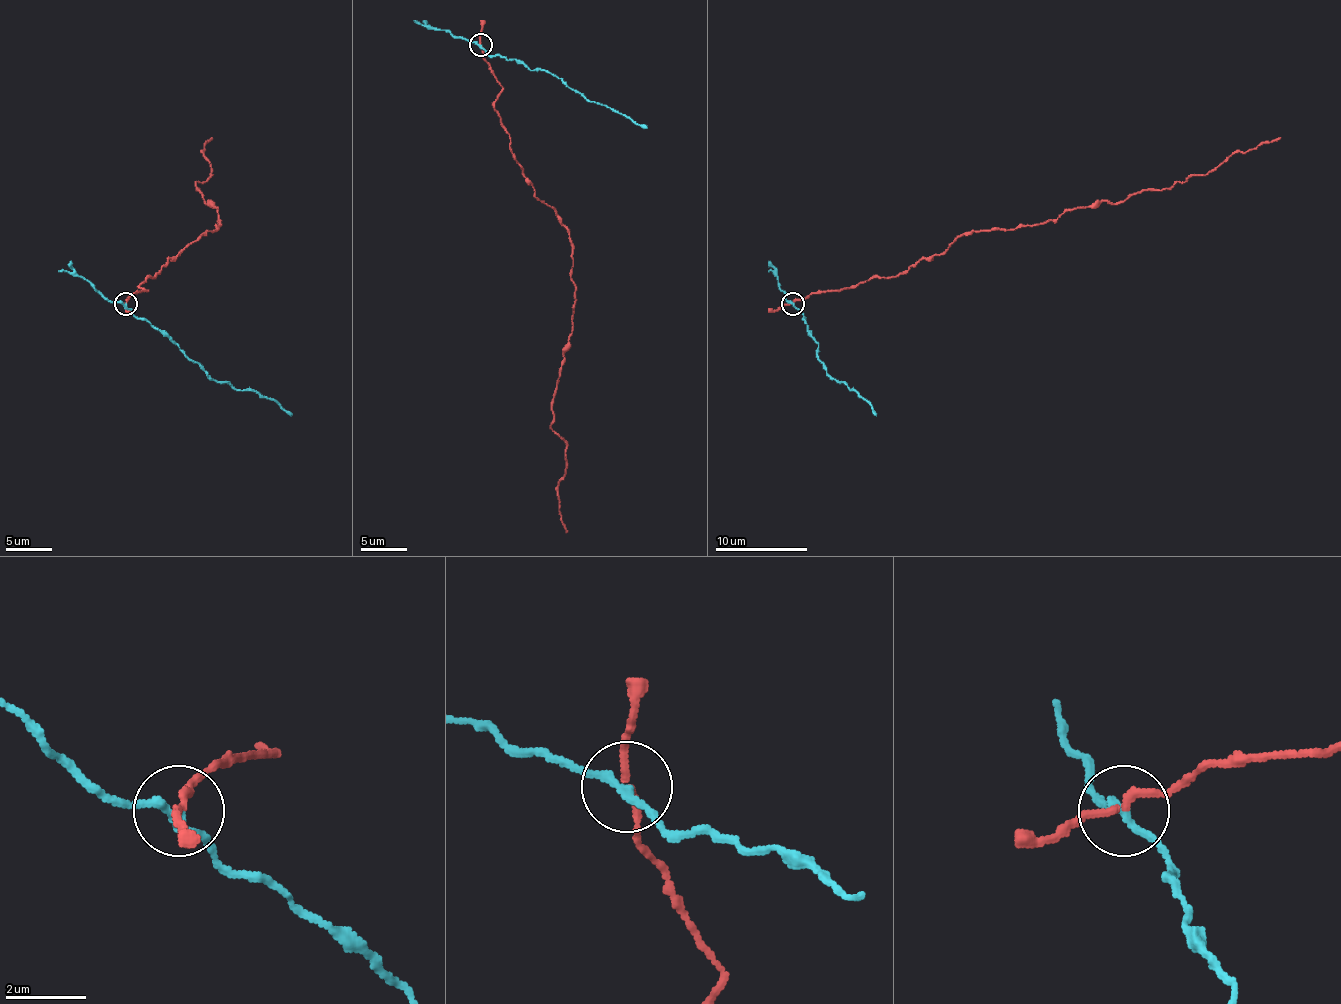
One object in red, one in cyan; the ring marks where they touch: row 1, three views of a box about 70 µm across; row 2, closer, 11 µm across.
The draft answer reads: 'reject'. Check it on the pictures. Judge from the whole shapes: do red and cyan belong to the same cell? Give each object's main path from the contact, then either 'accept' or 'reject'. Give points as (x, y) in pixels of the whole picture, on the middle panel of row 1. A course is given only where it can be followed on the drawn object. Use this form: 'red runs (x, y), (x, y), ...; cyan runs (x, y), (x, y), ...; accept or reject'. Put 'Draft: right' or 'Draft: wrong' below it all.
red runs (481, 44), (513, 160), (571, 243), (576, 301), (550, 428), (566, 444), (566, 532); cyan runs (481, 44), (490, 56), (516, 58), (532, 70), (546, 70), (596, 104), (610, 107), (647, 127); reject
Draft: right

